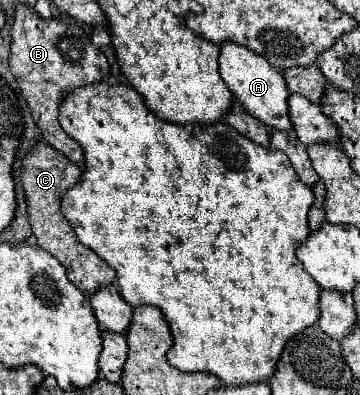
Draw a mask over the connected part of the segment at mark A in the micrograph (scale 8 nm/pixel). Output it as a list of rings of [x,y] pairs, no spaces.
[[[222,44],[220,46],[220,56],[218,56],[218,68],[220,68],[220,76],[224,78],[228,90],[232,94],[236,94],[238,102],[258,120],[262,120],[266,126],[270,128],[278,128],[278,130],[290,130],[292,122],[288,116],[288,86],[284,76],[272,68],[264,56],[256,56],[256,52],[248,52],[248,48],[240,46],[240,44]]]

